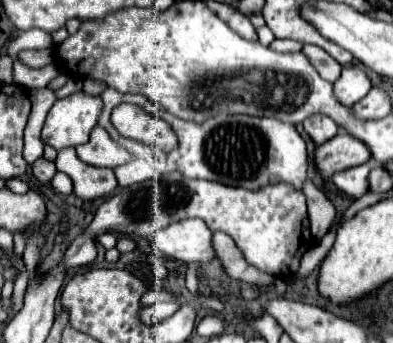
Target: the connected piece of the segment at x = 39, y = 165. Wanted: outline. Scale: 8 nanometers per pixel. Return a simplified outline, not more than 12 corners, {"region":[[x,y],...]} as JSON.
{"region":[[39,158],[33,174],[39,182],[51,182],[57,172],[55,164],[47,158]]}

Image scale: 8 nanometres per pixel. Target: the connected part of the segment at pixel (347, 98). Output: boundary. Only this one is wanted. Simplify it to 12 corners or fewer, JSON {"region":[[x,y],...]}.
{"region":[[359,64],[343,68],[335,96],[357,104],[373,82]]}

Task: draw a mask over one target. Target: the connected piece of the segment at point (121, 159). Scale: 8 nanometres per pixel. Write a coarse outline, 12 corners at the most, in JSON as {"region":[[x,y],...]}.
{"region":[[101,126],[77,156],[91,166],[113,168],[131,160]]}

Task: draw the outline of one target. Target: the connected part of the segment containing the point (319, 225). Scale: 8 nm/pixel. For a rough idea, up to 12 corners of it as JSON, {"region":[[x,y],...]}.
{"region":[[310,179],[307,197],[311,233],[320,240],[336,210]]}

